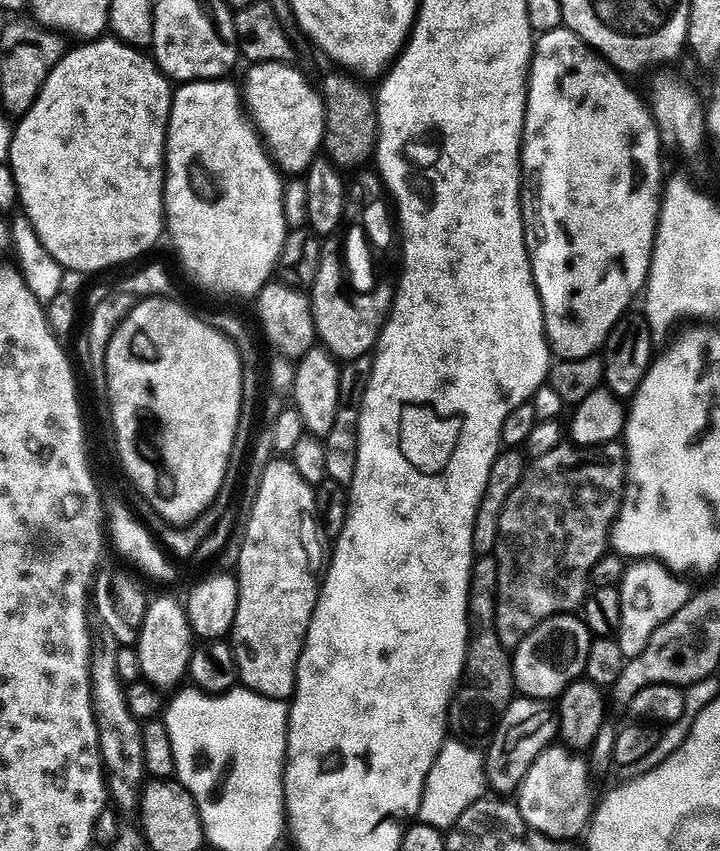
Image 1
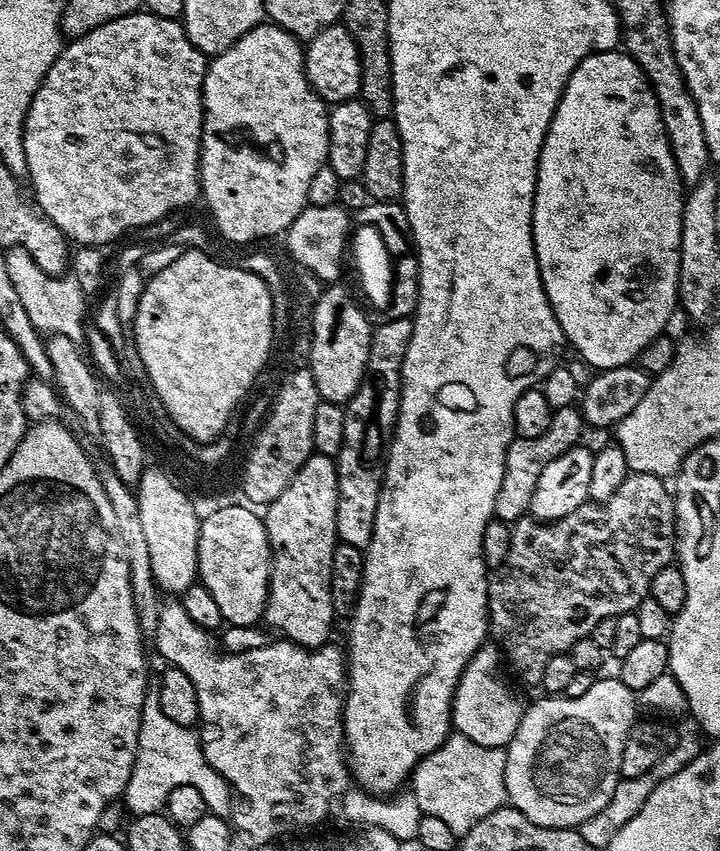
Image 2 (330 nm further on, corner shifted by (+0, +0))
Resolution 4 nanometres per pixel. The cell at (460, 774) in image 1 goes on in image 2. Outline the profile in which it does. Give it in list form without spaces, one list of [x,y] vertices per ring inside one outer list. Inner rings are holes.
[[[452,734],[442,747],[435,748],[416,765],[410,777],[410,791],[416,796],[423,815],[438,818],[446,822],[450,830],[463,834],[474,822],[486,818],[486,814],[494,814],[494,810],[505,807],[508,798],[505,774],[504,748],[478,746],[478,742],[470,738]]]

